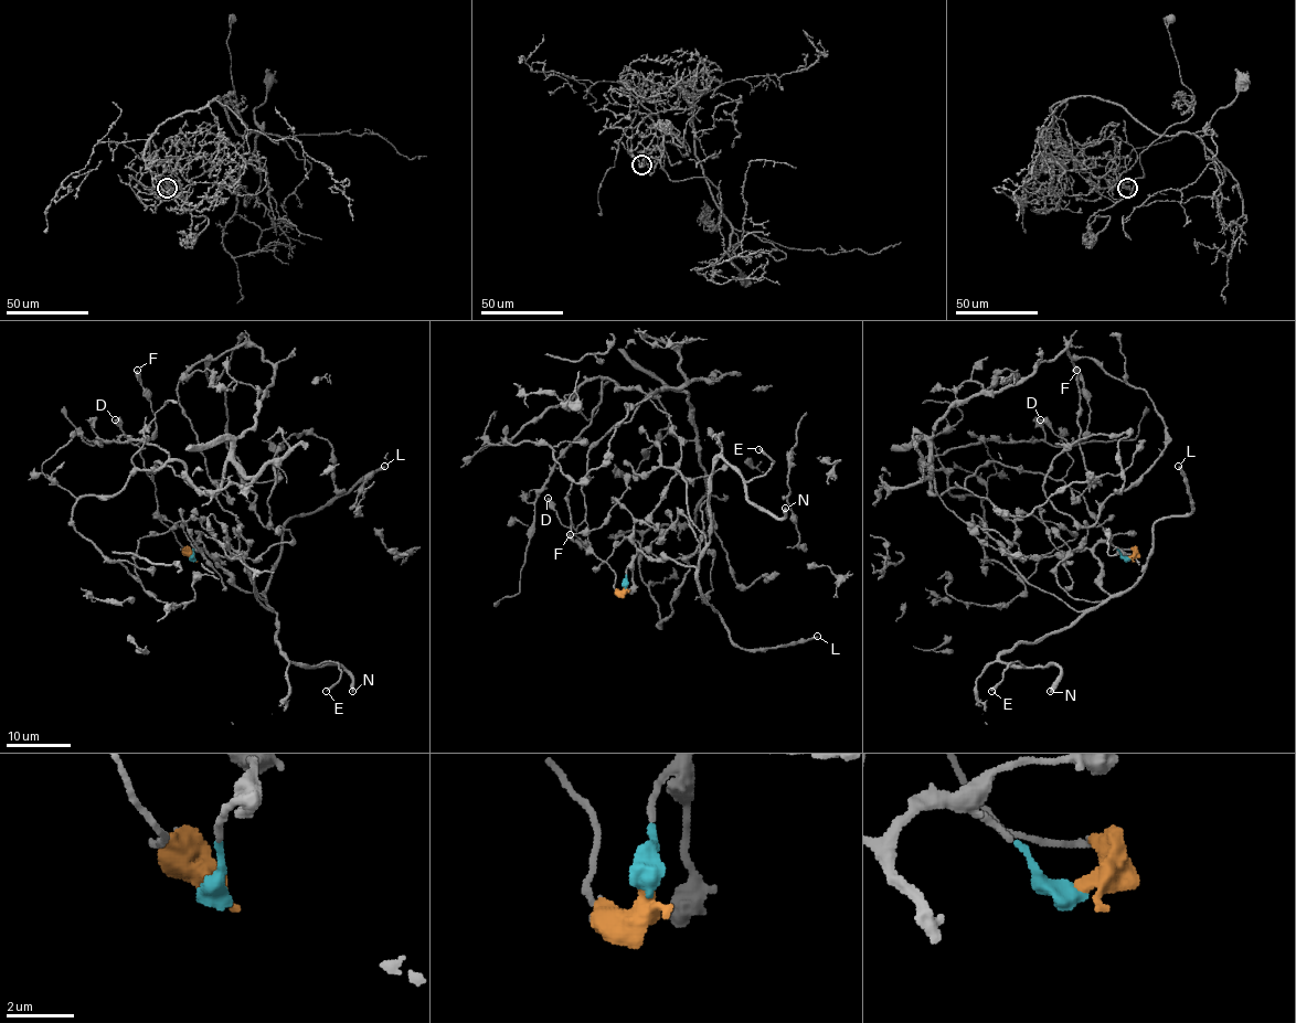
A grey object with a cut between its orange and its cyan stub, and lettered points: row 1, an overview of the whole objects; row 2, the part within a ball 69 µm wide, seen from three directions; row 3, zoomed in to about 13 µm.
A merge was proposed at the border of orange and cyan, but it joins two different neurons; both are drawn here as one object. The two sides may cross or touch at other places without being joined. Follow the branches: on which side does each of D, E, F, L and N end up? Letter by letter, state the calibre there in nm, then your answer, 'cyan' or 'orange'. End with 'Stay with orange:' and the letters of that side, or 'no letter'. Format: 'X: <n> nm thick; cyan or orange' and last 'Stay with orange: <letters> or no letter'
D: 360 nm thick; orange
E: 240 nm thick; cyan
F: 550 nm thick; orange
L: 300 nm thick; cyan
N: 480 nm thick; cyan
Stay with orange: D, F

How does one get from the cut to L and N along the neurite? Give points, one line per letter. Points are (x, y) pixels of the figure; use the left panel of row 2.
L: (192, 557), (192, 546), (202, 543), (237, 586), (263, 594), (283, 526), (385, 466)
N: (192, 557), (202, 543), (276, 611), (287, 658), (337, 664), (353, 692)

